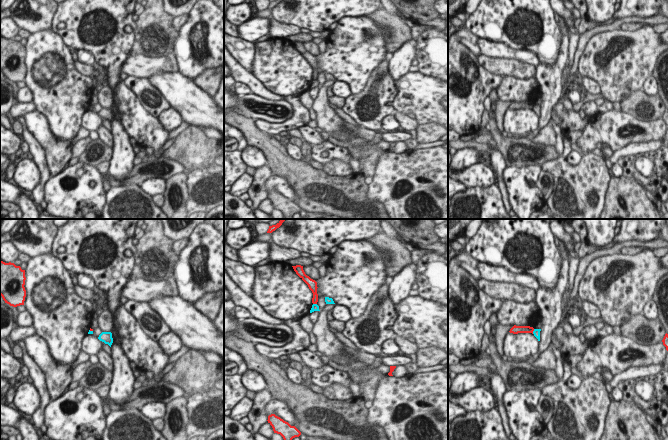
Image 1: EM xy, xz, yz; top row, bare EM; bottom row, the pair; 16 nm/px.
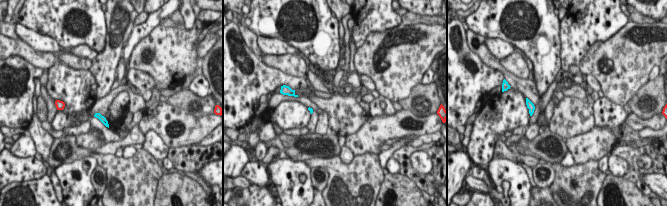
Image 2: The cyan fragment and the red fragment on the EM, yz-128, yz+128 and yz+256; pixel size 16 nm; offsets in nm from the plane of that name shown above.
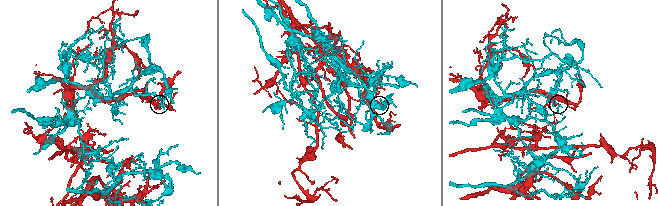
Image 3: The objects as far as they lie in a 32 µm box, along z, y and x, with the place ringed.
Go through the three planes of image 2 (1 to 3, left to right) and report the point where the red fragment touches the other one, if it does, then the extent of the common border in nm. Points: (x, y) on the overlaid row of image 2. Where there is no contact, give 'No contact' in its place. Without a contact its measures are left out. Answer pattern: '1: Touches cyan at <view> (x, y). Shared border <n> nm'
1: No contact
2: No contact
3: No contact.

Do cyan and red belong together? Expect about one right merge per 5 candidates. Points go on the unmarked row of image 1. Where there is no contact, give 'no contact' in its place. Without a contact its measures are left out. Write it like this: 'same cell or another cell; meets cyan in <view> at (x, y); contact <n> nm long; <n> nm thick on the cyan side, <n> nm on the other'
another cell; meets cyan in yz at (533, 107); contact 90 nm long; 120 nm thick on the cyan side, 130 nm on the other

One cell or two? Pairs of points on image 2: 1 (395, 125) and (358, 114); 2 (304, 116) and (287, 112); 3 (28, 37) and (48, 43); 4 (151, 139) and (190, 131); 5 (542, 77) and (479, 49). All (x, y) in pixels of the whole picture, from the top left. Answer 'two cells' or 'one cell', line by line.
1: two cells
2: one cell
3: one cell
4: two cells
5: two cells

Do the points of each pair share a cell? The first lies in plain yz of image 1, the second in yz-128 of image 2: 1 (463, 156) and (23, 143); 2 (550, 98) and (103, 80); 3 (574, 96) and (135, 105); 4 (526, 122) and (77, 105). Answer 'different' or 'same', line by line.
1: same
2: same
3: different
4: different

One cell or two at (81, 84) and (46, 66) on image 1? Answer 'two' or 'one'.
one

